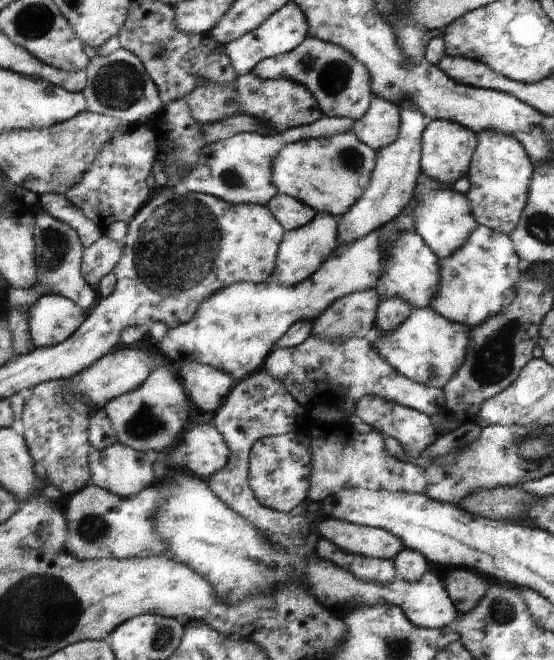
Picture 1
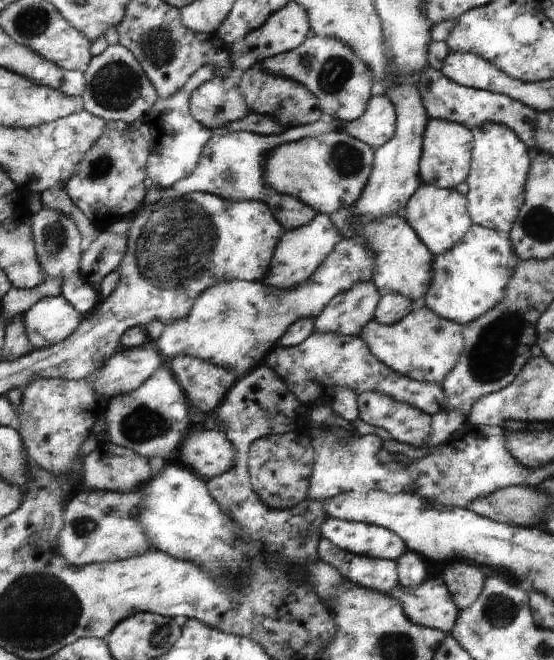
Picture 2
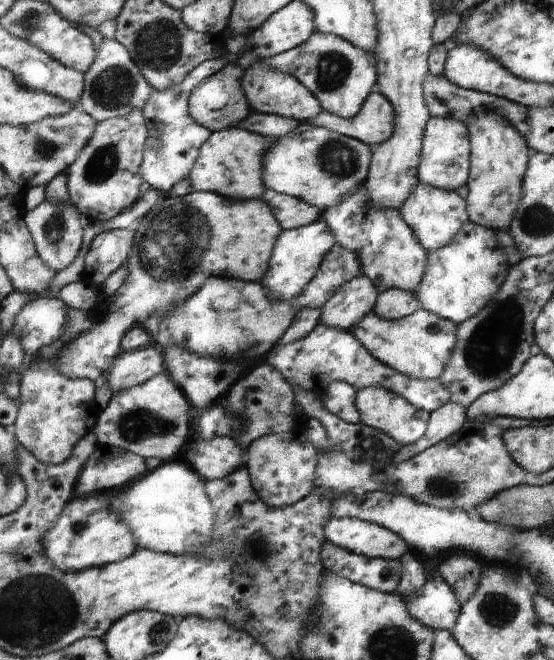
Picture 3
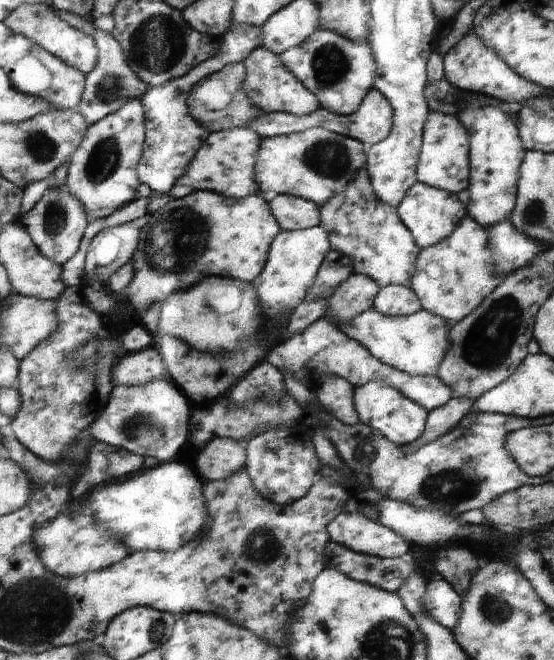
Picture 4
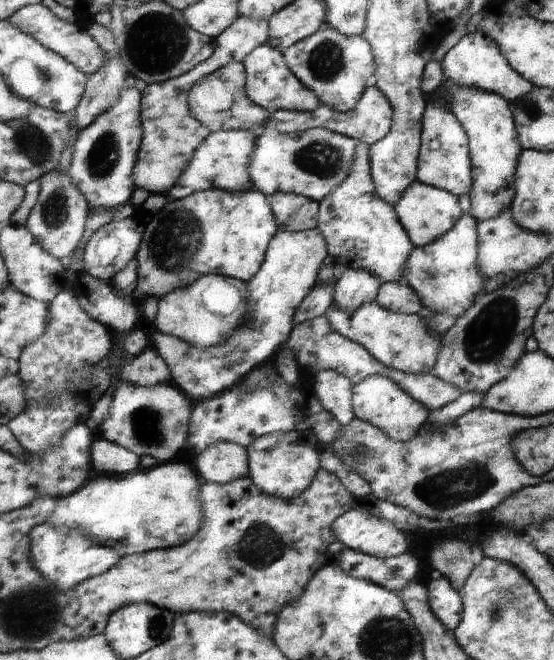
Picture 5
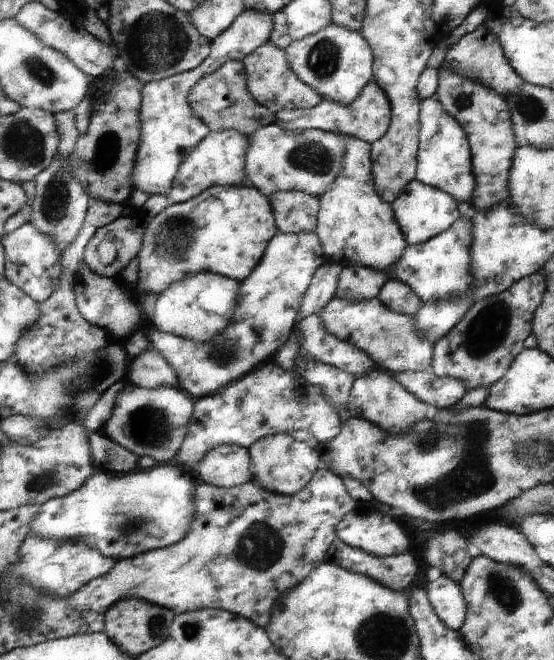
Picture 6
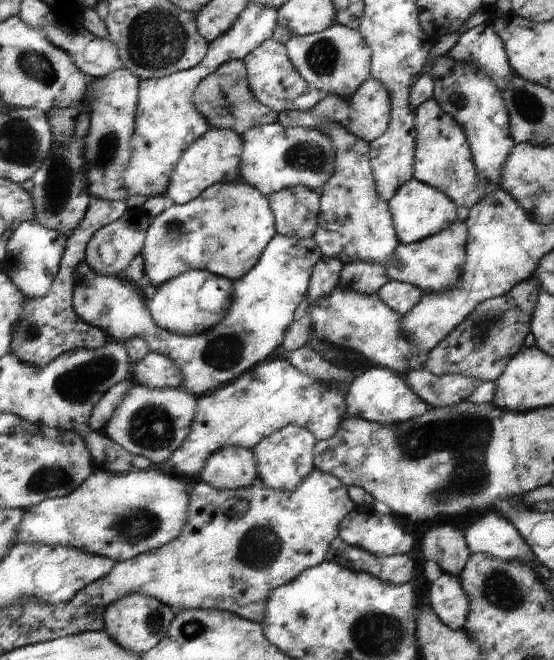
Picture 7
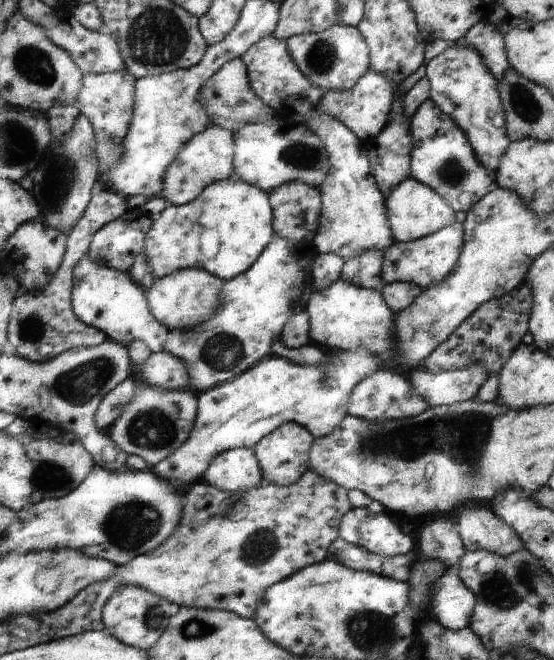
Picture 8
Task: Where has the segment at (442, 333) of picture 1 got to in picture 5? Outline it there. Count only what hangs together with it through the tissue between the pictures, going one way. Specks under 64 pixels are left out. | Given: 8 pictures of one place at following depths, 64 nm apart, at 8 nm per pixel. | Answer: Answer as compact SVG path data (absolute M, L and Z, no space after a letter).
M376 300L374 304L366 304L365 307L358 308L352 314L346 312L346 309L341 306L332 304L324 316L333 329L336 329L342 336L357 341L388 368L405 373L428 374L433 372L439 359L443 334L434 332L428 318L422 313L407 315L390 312Z

